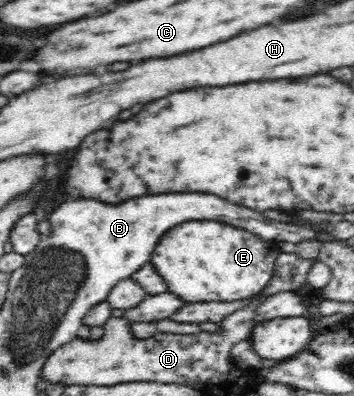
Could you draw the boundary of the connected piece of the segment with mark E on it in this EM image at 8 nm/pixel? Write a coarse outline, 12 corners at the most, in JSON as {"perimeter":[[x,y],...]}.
{"perimeter":[[222,221],[164,233],[151,263],[188,303],[268,286],[280,244]]}

